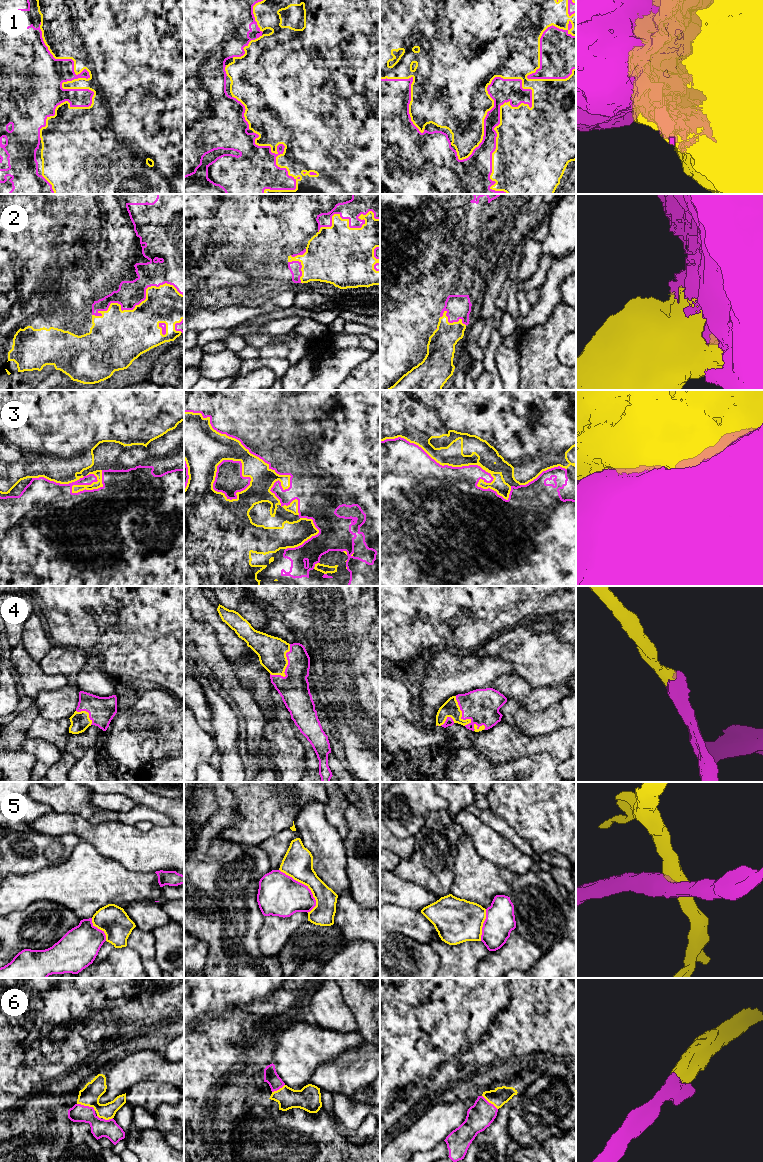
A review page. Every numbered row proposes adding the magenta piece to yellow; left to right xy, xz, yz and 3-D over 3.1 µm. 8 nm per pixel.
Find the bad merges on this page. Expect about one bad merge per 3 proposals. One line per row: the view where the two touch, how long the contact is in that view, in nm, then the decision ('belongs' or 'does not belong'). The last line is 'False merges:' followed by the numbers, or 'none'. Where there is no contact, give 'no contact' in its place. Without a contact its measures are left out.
1: meets yellow in yz; contact 950 nm long; does not belong
2: meets yellow in xy; contact 750 nm long; belongs
3: meets yellow in xz; contact 1250 nm long; does not belong
4: meets yellow in xz; contact 300 nm long; belongs
5: meets yellow in xz; contact 420 nm long; does not belong
6: meets yellow in xy; contact 160 nm long; belongs
False merges: 1, 3, 5

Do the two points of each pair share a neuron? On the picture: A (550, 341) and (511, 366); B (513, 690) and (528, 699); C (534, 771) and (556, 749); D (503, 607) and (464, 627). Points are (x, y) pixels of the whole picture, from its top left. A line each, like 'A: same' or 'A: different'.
A: different
B: same
C: different
D: same

